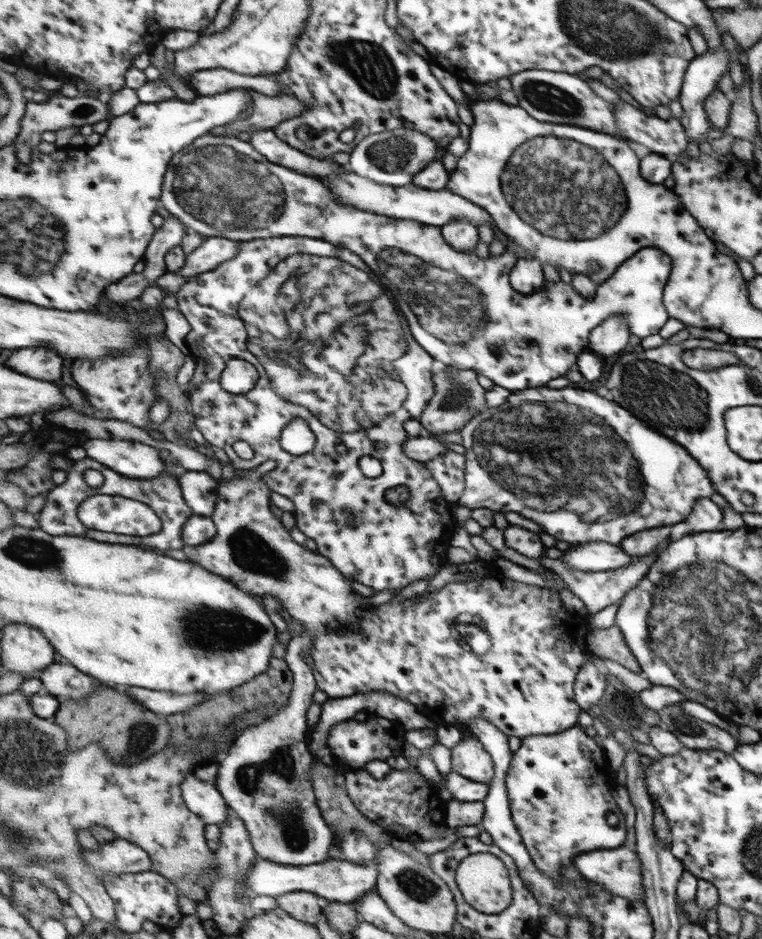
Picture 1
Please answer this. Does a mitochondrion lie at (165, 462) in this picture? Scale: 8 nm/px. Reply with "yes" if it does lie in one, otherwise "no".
no

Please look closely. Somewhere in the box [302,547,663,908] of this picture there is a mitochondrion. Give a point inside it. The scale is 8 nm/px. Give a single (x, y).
(411, 881)

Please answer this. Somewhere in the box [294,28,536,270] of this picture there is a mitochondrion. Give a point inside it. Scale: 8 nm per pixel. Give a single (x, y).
(369, 64)

